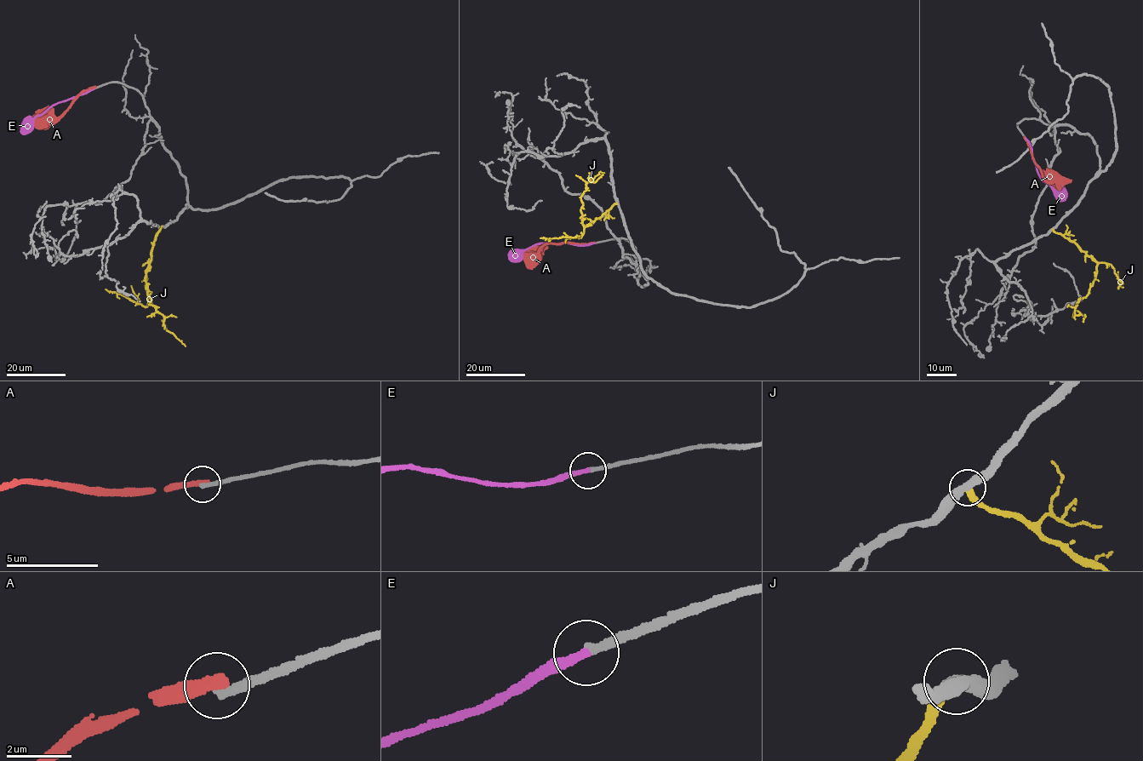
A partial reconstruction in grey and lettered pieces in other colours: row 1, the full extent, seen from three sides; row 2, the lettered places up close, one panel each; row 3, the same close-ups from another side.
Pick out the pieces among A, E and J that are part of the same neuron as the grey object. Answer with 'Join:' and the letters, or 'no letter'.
Join: E

